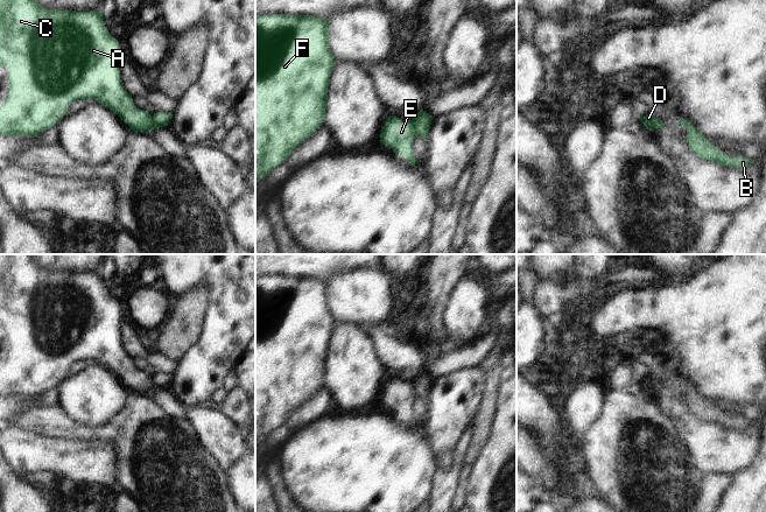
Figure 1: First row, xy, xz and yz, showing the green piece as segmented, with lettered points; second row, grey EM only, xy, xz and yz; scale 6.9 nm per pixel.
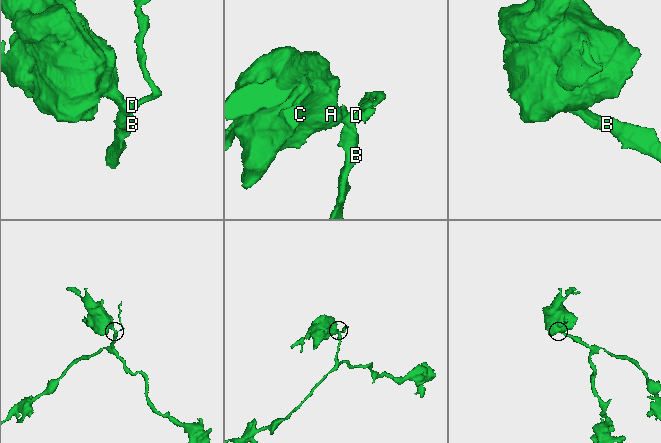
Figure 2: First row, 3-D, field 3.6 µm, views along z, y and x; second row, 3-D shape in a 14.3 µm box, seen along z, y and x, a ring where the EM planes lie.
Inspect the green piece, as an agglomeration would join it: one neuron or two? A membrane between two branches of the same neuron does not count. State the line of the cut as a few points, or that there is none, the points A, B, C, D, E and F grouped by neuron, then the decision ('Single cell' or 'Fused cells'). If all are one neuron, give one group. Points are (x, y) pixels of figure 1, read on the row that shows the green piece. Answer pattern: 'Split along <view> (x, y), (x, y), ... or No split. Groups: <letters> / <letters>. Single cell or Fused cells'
Split along xz (410, 119), (414, 137). Groups: A B C E F / D. Fused cells

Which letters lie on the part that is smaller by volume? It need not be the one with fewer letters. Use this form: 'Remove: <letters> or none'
Remove: D

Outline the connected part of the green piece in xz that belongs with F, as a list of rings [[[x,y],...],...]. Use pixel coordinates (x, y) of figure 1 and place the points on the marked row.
[[[263,14],[255,16],[255,178],[267,176],[291,150],[324,122],[328,86],[335,56],[328,44],[326,19],[312,15]]]

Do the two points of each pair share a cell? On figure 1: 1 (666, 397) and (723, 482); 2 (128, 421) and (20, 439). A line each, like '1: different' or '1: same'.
1: different
2: different

